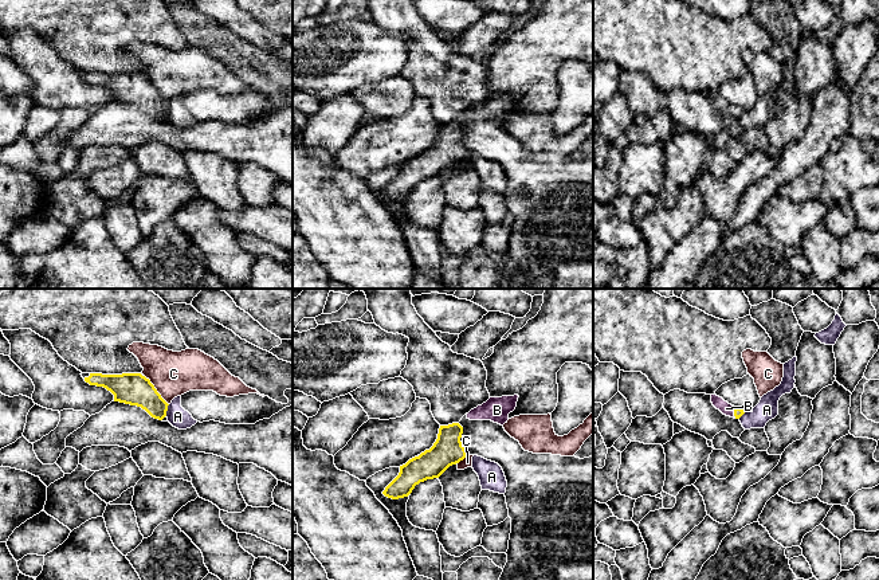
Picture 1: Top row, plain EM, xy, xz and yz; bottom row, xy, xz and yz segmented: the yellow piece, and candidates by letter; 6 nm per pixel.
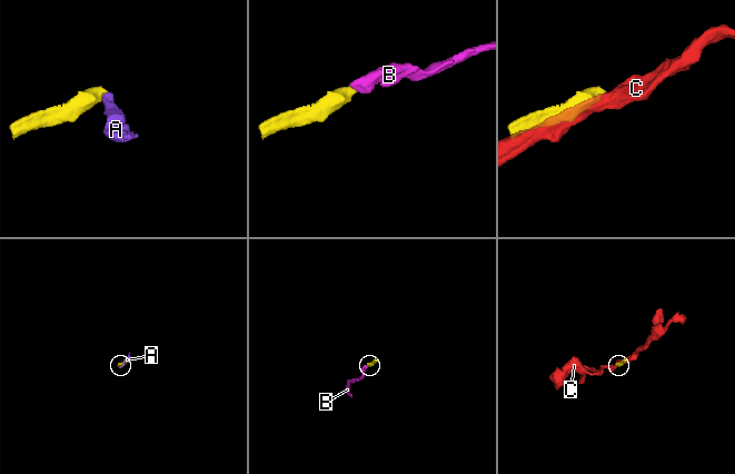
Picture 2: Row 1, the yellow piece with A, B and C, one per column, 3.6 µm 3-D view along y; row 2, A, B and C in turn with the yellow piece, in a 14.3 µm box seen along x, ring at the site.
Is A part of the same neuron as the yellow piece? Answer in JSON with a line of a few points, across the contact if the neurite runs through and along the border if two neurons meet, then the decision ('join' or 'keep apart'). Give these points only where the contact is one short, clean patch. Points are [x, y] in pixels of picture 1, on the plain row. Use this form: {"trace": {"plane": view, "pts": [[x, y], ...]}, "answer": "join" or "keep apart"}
{"trace": {"plane": "xy", "pts": [[169, 104], [165, 114]]}, "answer": "keep apart"}

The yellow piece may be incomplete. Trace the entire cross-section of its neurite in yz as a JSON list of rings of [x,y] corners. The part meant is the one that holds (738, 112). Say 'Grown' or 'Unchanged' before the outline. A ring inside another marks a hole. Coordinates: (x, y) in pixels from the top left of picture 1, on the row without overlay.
Grown. [[[711,94],[711,102],[723,114],[734,117],[734,118],[739,118],[745,113],[743,109],[729,103],[727,101],[725,101],[722,97],[717,94]]]

